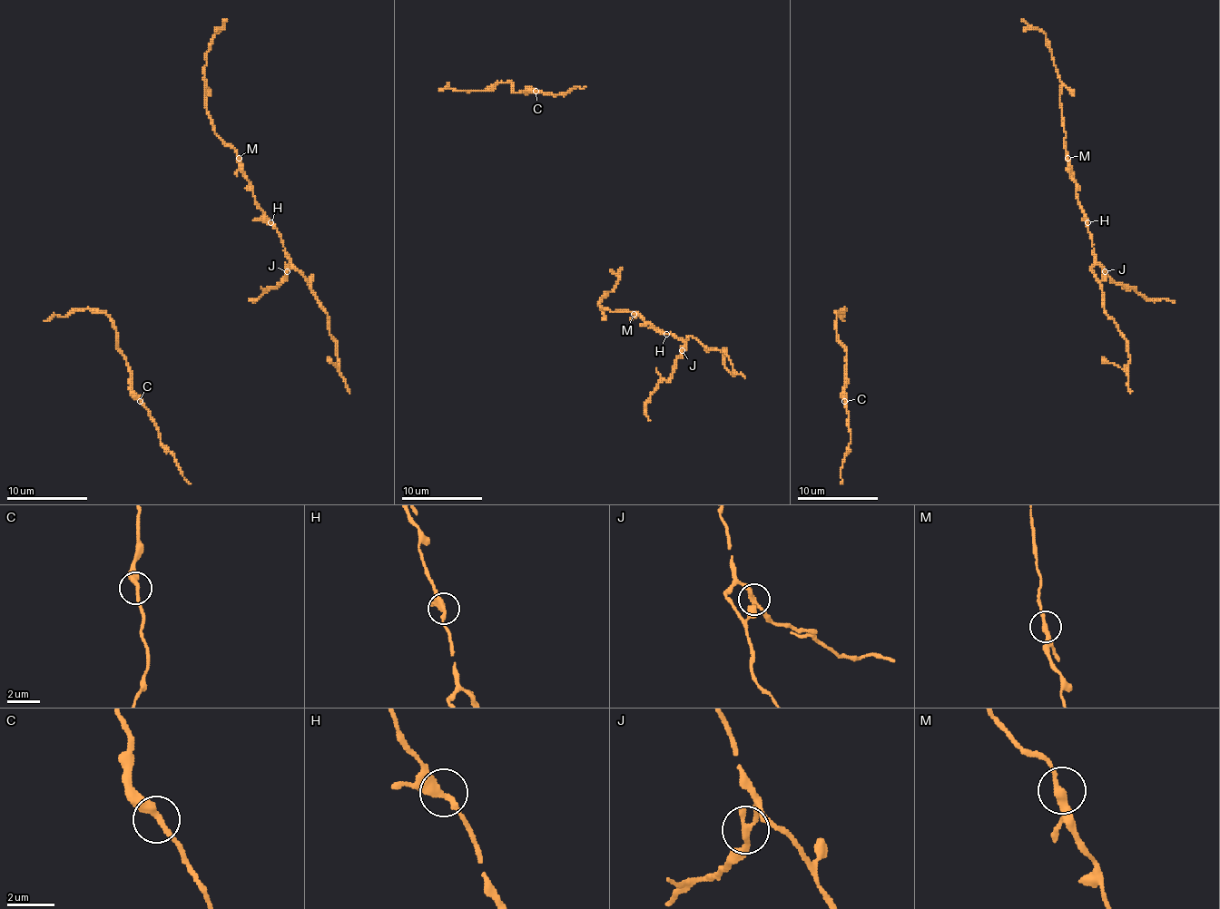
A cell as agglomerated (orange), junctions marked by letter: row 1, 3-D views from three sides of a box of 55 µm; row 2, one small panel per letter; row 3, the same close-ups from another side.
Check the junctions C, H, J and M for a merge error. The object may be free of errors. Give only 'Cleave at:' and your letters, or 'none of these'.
Cleave at: J

